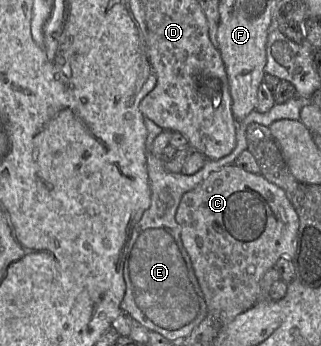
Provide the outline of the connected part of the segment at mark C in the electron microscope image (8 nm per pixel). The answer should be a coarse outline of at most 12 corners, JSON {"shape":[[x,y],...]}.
{"shape":[[235,164],[180,200],[175,219],[222,328],[294,260],[284,190]]}

